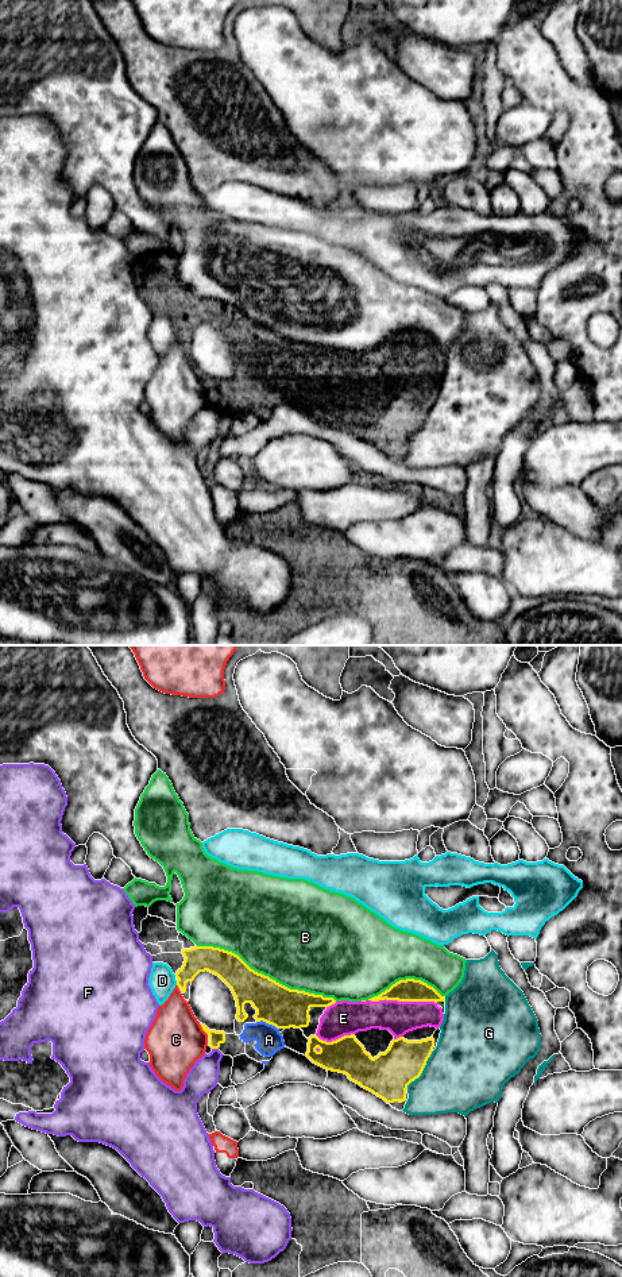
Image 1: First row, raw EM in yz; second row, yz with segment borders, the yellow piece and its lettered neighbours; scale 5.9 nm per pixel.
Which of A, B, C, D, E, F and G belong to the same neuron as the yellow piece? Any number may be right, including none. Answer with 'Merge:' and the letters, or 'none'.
Merge: A, E

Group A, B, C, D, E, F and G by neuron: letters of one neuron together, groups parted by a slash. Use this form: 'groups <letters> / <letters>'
groups A E / B / C / D / F / G

